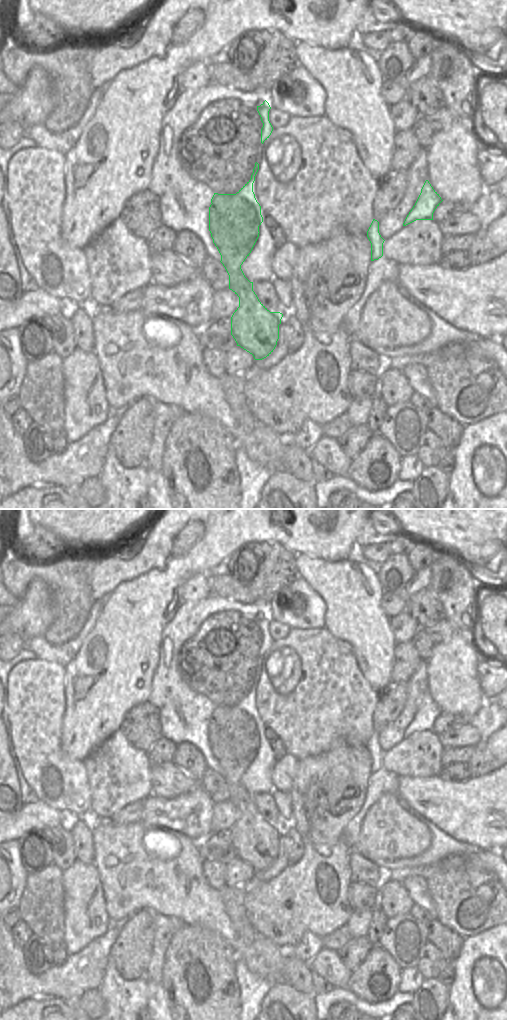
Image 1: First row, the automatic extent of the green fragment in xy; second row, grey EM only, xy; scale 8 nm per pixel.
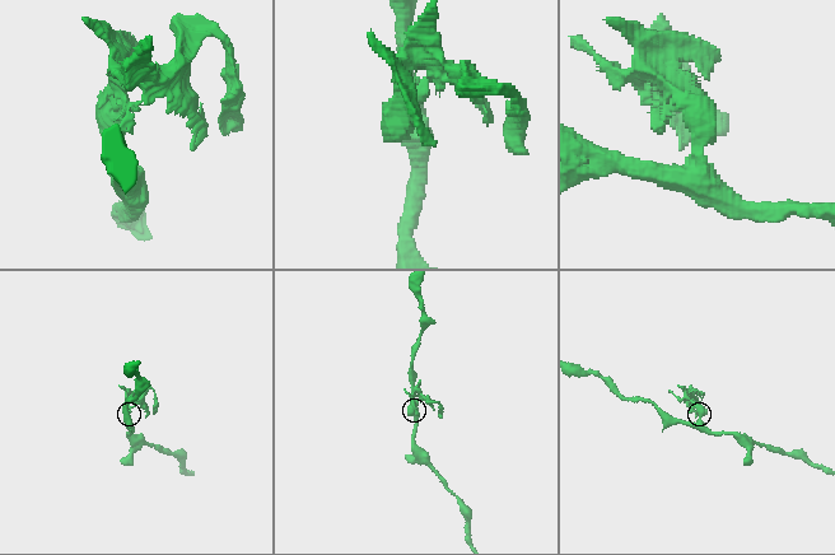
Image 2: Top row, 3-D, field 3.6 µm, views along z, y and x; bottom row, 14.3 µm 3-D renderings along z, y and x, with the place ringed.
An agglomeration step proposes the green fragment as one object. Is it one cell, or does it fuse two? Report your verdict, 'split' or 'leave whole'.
split

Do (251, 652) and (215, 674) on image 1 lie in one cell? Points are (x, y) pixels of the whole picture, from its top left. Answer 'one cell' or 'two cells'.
one cell

